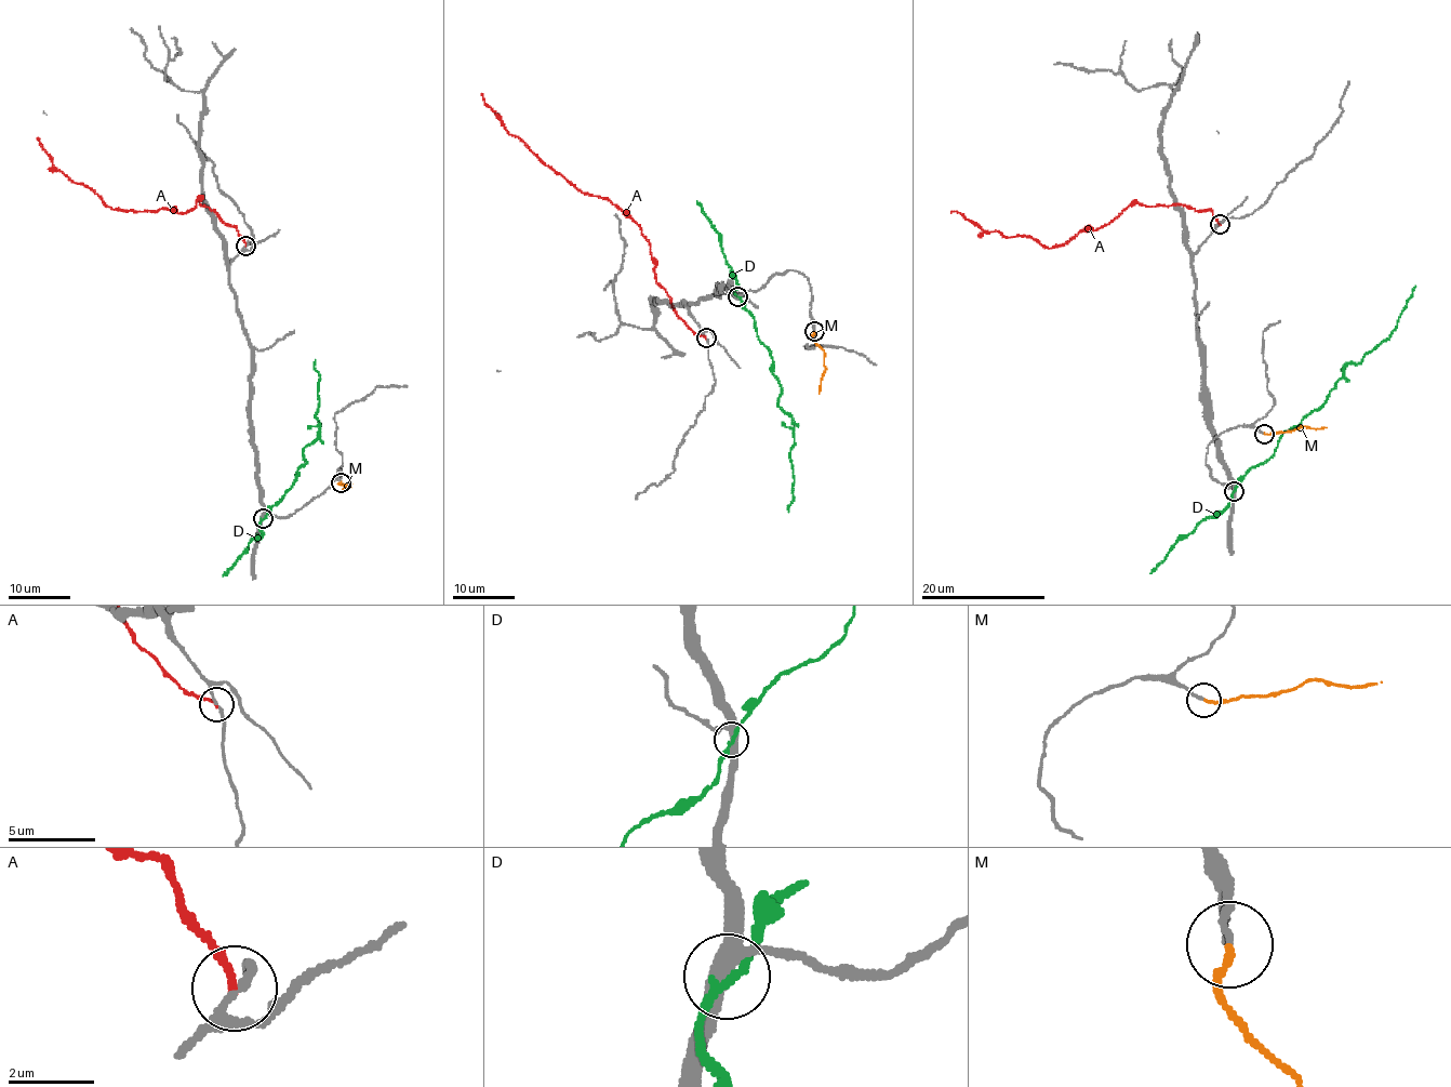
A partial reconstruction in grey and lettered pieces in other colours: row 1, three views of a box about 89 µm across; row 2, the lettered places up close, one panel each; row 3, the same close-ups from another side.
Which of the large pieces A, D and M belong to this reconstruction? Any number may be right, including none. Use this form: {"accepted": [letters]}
{"accepted": ["M"]}

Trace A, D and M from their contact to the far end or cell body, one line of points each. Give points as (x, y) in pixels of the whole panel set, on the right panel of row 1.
A: (1219, 225), (1209, 210), (1133, 202), (1094, 230), (1049, 248), (950, 213)
D: (1234, 490), (1253, 466), (1269, 458), (1286, 431), (1326, 399), (1342, 368), (1358, 363), (1388, 336), (1415, 286)
M: (1264, 434), (1327, 427)

